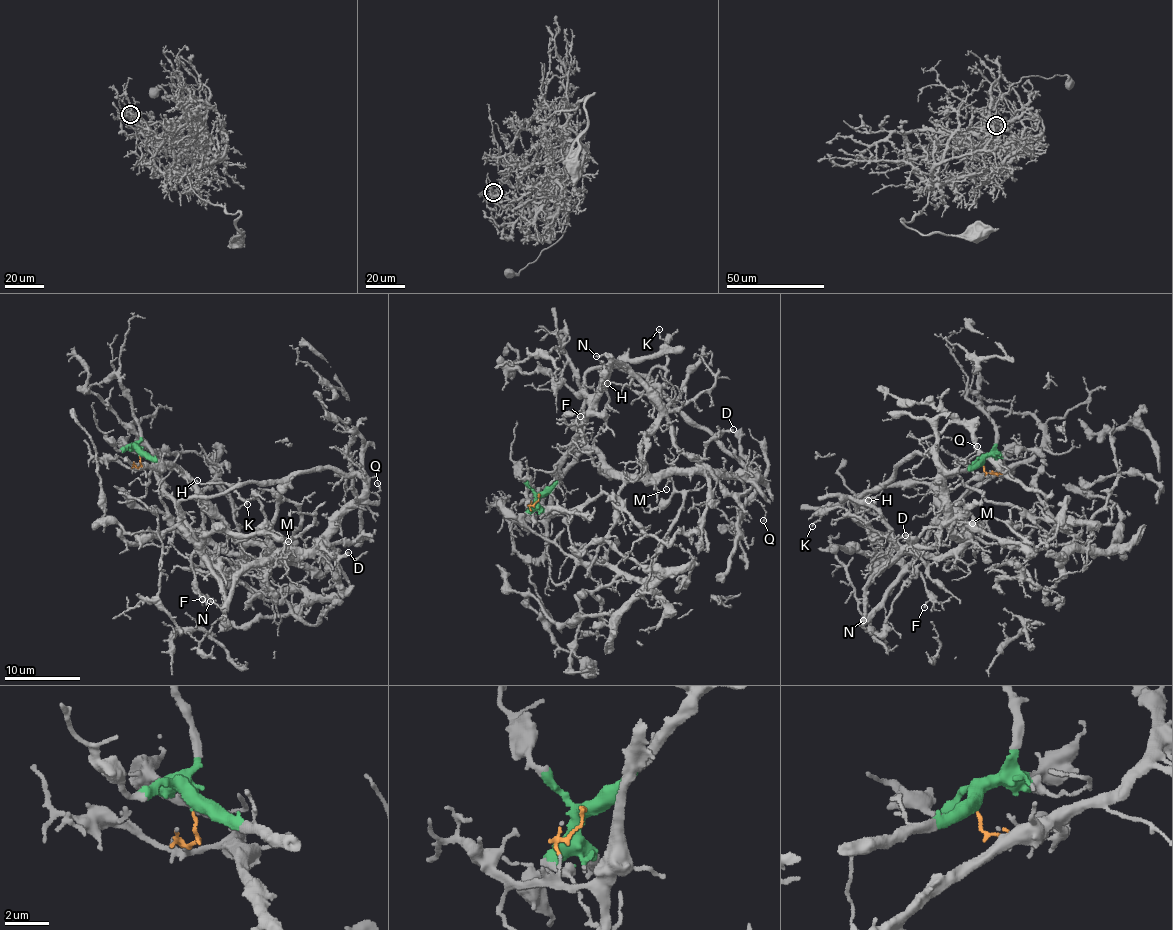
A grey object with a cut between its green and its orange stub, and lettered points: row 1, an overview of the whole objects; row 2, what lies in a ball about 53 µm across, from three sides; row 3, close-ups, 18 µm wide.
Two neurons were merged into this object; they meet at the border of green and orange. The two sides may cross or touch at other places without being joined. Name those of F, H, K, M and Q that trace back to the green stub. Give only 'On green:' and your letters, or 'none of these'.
On green: H, K, M, Q

